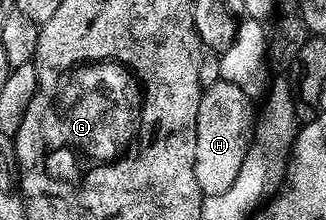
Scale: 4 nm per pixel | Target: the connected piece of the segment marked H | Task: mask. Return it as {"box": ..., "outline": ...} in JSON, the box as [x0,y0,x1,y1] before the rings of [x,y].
{"box":[194,80,253,196],"outline":[[[219,80],[204,88],[197,111],[197,146],[194,149],[194,173],[203,195],[219,196],[233,185],[244,161],[253,129],[251,101],[237,85]]]}

